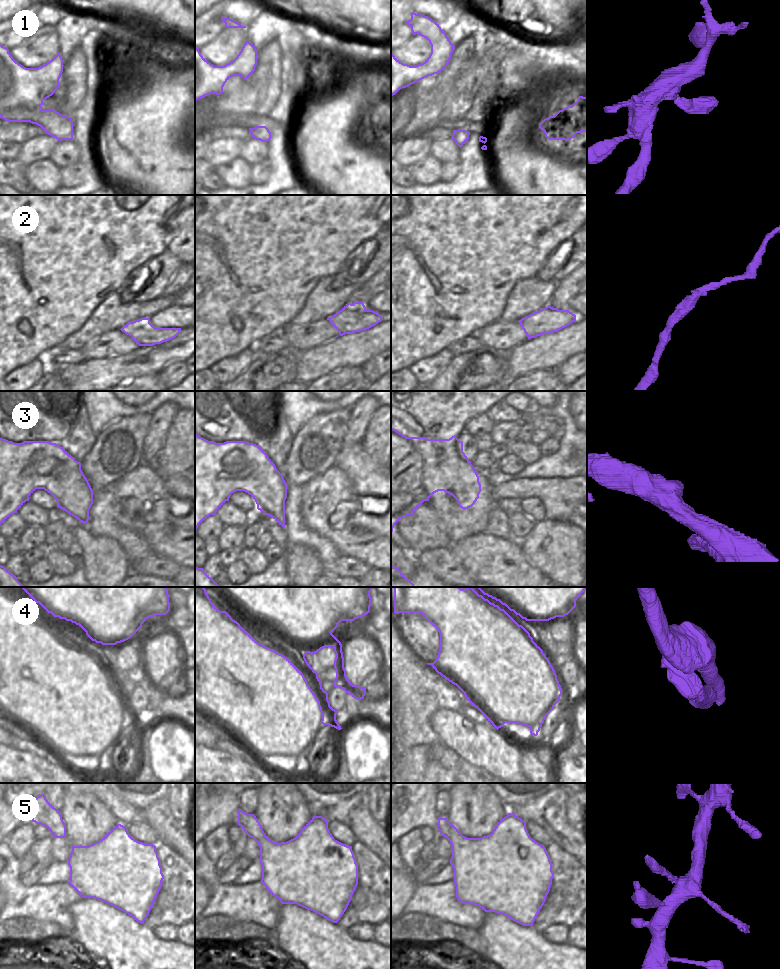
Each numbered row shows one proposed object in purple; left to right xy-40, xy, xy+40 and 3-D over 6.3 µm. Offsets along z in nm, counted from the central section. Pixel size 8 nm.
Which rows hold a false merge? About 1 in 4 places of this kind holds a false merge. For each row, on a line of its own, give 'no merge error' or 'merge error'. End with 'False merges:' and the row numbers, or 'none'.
1: no merge error
2: no merge error
3: no merge error
4: merge error
5: no merge error
False merges: 4

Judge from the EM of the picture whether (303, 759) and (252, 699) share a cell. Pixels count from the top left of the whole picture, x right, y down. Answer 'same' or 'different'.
different

